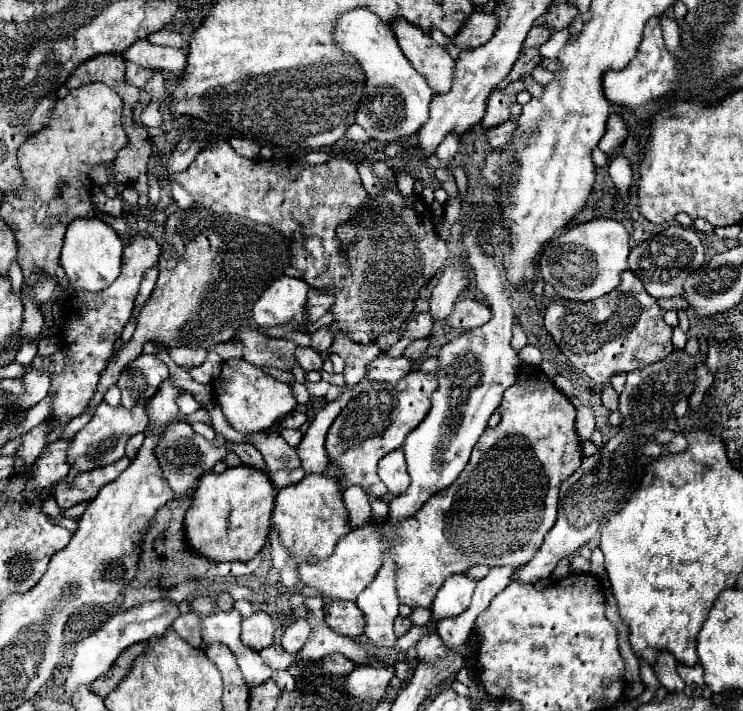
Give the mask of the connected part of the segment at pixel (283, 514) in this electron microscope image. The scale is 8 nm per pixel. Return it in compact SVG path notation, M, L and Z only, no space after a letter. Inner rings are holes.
M317 473L305 475L299 483L279 489L275 497L271 523L279 531L283 543L295 555L297 563L313 555L319 559L327 559L333 553L335 543L351 531L339 483L333 477Z

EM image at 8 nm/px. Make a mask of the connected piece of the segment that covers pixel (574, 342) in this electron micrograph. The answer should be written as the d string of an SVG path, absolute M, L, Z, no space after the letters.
M625 271L621 285L613 293L607 293L605 297L587 303L563 299L551 303L545 311L545 327L551 333L557 347L569 357L569 361L597 383L607 383L617 373L629 373L645 365L651 365L673 351L671 343L673 329L663 321L663 311L659 309L657 301L649 297L649 293L645 293L643 283L631 271Z

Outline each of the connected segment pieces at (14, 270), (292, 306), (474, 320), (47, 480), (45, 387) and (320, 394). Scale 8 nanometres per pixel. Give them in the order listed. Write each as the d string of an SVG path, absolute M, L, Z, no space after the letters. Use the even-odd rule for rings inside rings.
M17 261L11 265L9 281L11 281L11 293L19 293L21 291L21 285L23 285L23 273L21 273L21 267L19 267Z
M281 275L253 305L253 319L261 327L273 327L297 319L303 321L309 285L303 279Z
M465 297L455 303L455 311L449 317L449 323L455 329L473 329L473 327L481 327L489 319L491 319L491 309L485 303Z
M73 437L57 439L55 443L49 443L43 449L43 453L37 457L35 483L37 483L37 489L41 489L43 493L47 493L53 483L57 483L69 473L69 463L65 461L65 457L67 457L67 449L71 443L73 443Z
M41 367L27 371L23 375L23 381L25 381L25 395L19 399L19 403L23 409L29 409L35 403L39 403L41 399L45 399L45 395L49 393L51 381L49 381L49 375L45 373L45 369L41 369Z
M306 381L305 386L308 389L311 400L317 400L326 396L331 385L325 381L319 381L317 383Z

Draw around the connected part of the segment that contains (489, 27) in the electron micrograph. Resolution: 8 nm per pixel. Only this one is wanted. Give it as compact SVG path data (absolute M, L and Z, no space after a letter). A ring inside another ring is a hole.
M473 11L473 15L471 15L469 21L463 25L463 29L457 33L457 37L453 39L453 43L457 43L457 45L463 47L463 49L481 47L481 45L485 45L485 43L493 37L493 33L497 31L499 21L501 21L501 17L499 17L495 11L491 11L491 13L479 11L477 15L475 15L475 11Z

